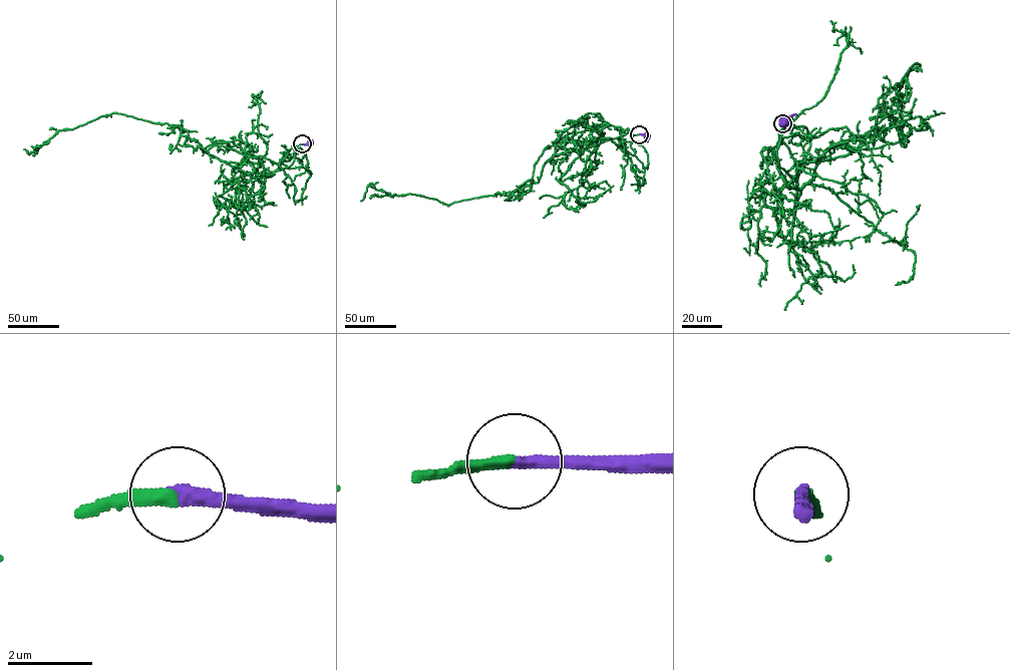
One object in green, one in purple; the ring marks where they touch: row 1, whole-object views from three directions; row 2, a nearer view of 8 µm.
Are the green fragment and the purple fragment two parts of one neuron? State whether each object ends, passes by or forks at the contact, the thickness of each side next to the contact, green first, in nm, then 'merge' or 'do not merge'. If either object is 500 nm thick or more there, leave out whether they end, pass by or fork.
green ends; purple ends; calibres 280 and 340 nm; merge

